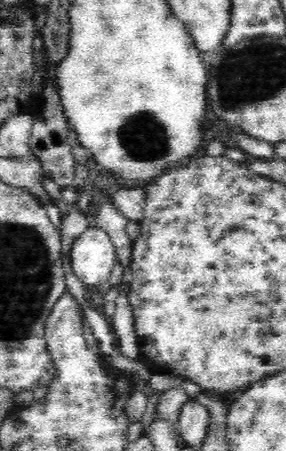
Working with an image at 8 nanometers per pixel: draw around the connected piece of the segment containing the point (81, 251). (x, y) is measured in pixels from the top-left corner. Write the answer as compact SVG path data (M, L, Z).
M88 227L74 242L70 255L74 274L88 288L108 280L117 259L110 235L100 227Z

